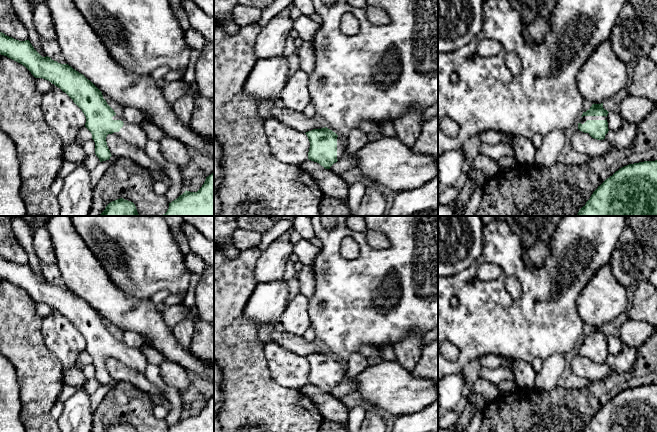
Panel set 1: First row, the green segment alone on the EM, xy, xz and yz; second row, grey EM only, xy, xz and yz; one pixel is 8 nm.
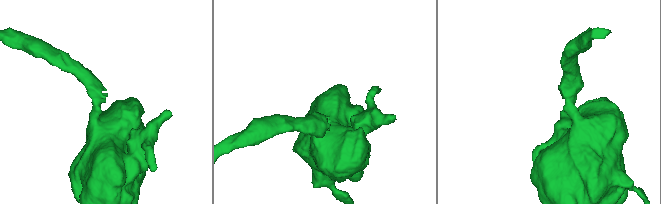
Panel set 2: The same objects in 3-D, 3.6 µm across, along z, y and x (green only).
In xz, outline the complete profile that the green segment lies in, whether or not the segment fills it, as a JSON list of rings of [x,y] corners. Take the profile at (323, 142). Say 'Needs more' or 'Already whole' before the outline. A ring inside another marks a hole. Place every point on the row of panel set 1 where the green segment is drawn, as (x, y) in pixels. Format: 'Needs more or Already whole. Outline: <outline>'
Needs more. Outline: [[[327,127],[313,129],[305,134],[310,142],[308,159],[325,169],[330,169],[346,153],[347,138],[338,136]]]

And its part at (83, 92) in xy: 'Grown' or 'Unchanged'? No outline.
Grown

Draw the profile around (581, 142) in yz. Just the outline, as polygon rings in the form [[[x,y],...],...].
[[[579,129],[573,133],[570,143],[575,151],[588,157],[603,156],[612,149],[612,146],[605,139],[594,139]]]

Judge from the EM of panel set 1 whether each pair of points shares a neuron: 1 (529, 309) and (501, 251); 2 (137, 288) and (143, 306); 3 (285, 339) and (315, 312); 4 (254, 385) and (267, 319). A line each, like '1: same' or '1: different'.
1: same
2: different
3: different
4: different

